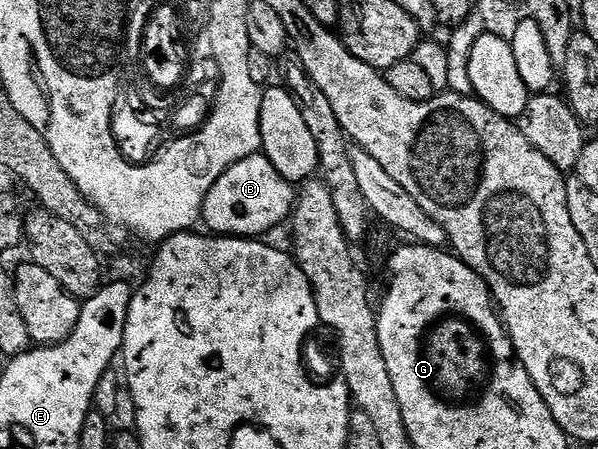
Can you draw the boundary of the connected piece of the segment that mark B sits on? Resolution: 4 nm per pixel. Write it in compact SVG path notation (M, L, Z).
M251 153L245 159L236 160L231 169L211 185L211 189L205 198L203 208L203 223L206 223L210 232L218 235L231 235L234 237L265 237L268 231L273 231L281 222L288 220L293 214L295 206L295 187L289 183L275 169L275 165L264 153Z

